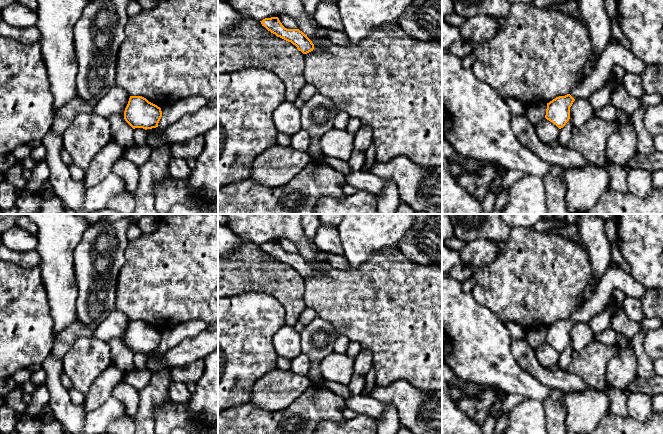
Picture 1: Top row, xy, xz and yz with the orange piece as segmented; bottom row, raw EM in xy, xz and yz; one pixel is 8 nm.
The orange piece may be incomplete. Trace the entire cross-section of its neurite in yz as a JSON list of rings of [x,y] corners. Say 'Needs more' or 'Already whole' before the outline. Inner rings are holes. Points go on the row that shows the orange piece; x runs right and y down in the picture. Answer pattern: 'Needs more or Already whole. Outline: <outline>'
Needs more. Outline: [[[619,41],[609,43],[598,58],[592,73],[572,91],[559,96],[547,103],[545,118],[563,128],[570,119],[570,107],[577,99],[589,97],[601,89],[608,81],[615,65],[620,65],[625,71],[640,75],[645,71],[646,64],[626,49]]]

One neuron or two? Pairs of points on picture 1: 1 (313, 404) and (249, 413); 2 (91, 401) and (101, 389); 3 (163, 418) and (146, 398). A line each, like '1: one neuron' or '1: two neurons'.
1: one neuron
2: one neuron
3: two neurons

